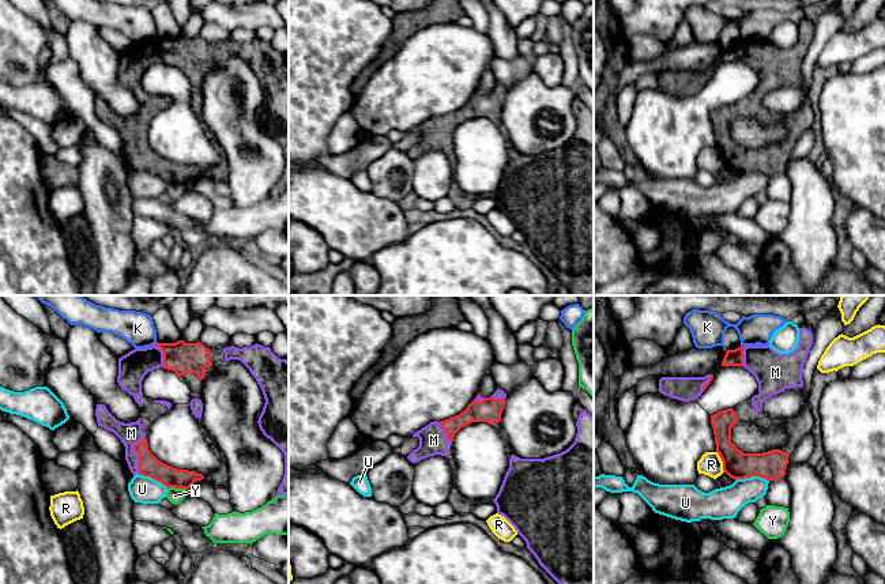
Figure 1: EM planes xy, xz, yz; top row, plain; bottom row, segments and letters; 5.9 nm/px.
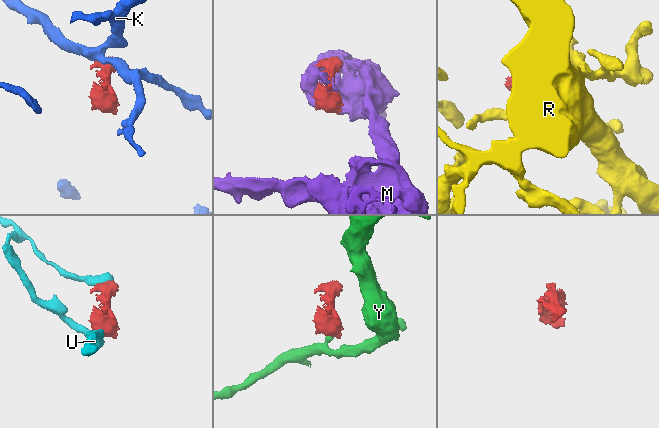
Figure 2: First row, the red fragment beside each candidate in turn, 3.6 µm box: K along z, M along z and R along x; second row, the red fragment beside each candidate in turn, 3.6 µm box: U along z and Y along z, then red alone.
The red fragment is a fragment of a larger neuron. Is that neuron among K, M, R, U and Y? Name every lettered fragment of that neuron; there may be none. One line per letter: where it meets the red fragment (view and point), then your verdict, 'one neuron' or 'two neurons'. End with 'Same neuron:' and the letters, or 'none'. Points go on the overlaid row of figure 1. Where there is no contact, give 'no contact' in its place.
K: yz (744, 346) | two neurons
M: xy (138, 452) | one neuron
R: yz (722, 460) | two neurons
U: yz (752, 475) | two neurons
Y: xy (177, 488) | two neurons
Same neuron: M

